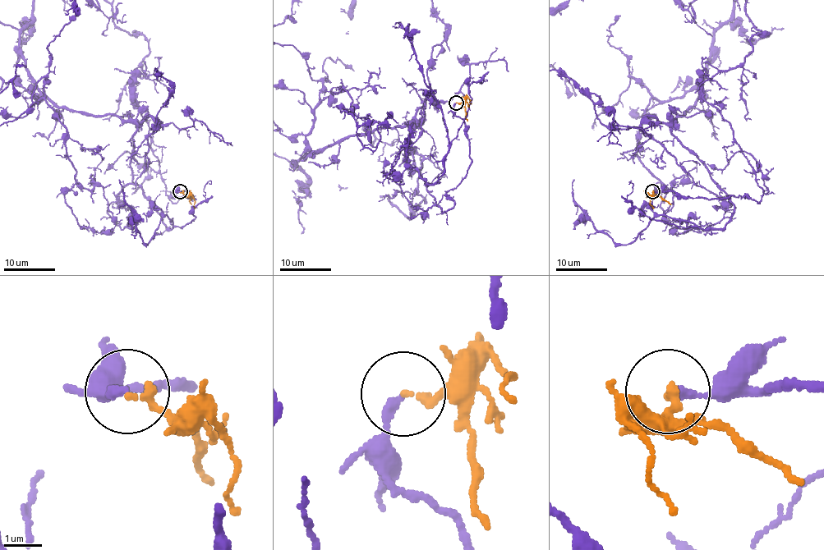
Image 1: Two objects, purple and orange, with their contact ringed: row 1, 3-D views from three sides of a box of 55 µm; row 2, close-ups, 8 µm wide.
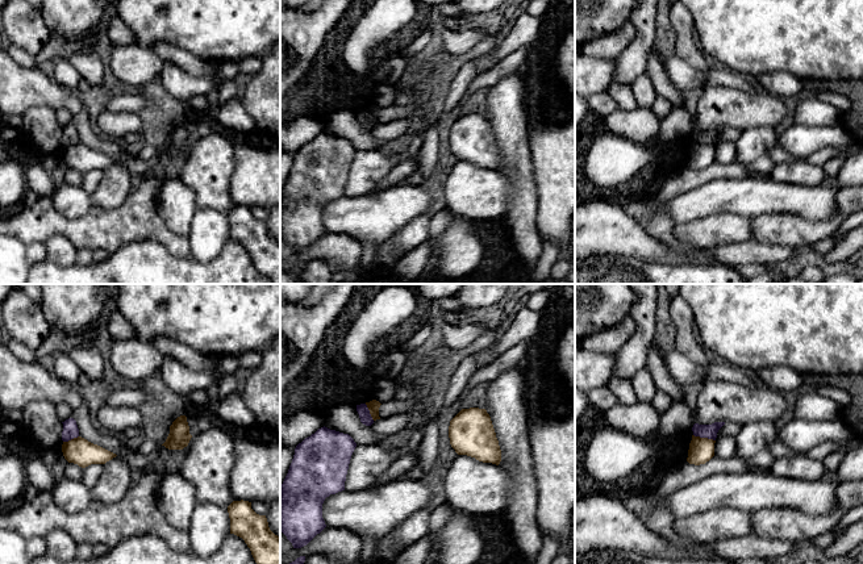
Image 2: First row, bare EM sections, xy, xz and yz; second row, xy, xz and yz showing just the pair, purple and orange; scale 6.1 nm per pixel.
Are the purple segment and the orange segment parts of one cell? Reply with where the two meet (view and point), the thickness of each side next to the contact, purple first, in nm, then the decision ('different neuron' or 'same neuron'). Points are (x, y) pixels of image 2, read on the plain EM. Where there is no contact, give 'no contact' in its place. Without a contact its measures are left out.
contact yz (704, 142); calibres 90 and 160 nm; different neuron

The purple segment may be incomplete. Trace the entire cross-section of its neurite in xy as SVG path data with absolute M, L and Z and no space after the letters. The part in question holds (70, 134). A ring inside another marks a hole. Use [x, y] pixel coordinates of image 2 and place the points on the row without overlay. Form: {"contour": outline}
{"contour": "M74 124L66 125L63 129L62 146L68 147L79 142L79 134Z"}

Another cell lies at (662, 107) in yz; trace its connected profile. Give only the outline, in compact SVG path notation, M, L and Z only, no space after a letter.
M656 96L656 100L653 105L654 113L659 120L663 120L670 114L672 110L674 105L663 96Z

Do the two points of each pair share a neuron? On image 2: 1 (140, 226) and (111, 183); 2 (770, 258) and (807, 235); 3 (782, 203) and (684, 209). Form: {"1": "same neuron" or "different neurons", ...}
{"1": "different neurons", "2": "different neurons", "3": "same neuron"}

